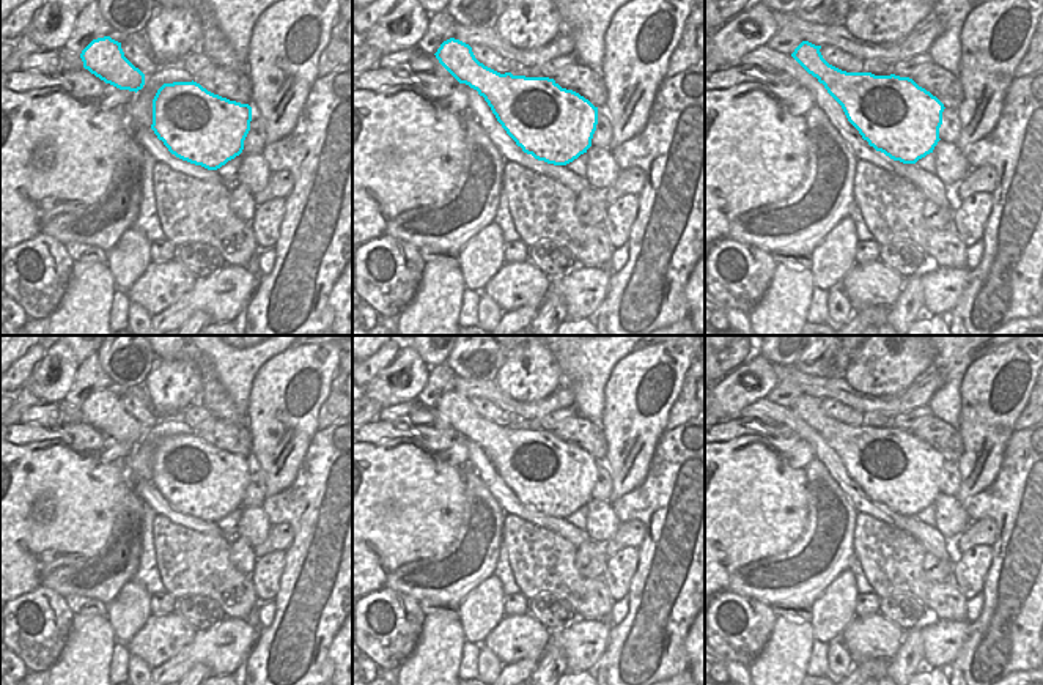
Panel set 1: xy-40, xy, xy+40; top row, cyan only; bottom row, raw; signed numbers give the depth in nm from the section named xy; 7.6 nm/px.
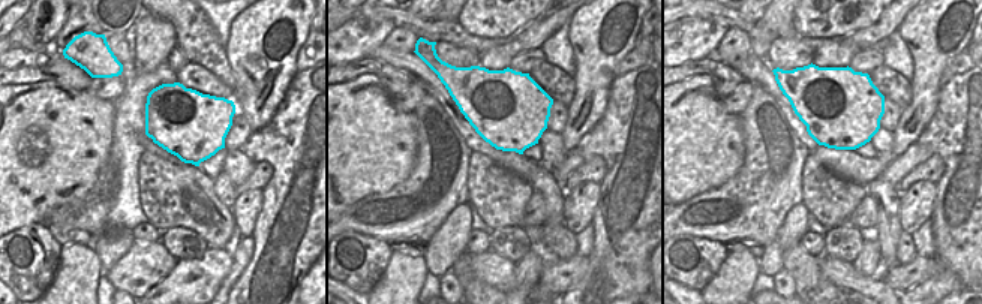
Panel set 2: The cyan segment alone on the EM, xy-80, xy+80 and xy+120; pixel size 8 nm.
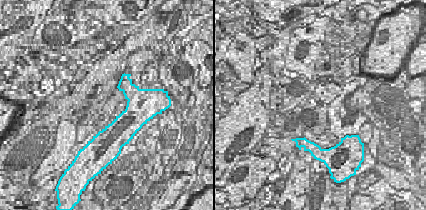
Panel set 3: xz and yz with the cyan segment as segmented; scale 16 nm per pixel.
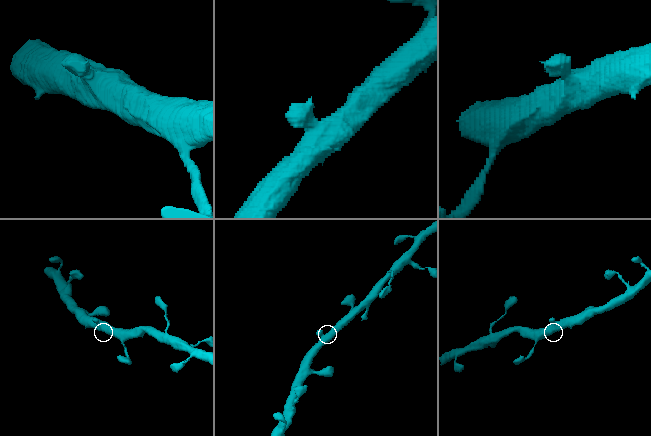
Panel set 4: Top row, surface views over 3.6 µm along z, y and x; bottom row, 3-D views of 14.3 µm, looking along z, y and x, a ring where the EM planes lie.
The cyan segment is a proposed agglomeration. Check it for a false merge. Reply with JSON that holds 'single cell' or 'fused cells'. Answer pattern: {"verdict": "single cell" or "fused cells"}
{"verdict": "single cell"}

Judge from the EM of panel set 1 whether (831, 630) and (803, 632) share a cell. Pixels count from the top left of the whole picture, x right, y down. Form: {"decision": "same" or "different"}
{"decision": "different"}

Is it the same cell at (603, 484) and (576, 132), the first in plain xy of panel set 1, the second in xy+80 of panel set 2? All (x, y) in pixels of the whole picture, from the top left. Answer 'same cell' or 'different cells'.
different cells

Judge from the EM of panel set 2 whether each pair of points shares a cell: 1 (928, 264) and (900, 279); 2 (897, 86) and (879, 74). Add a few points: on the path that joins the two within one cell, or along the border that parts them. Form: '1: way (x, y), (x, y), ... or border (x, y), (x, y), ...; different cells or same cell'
1: way (921, 268), (907, 276); same cell
2: way (892, 86), (883, 78); same cell

